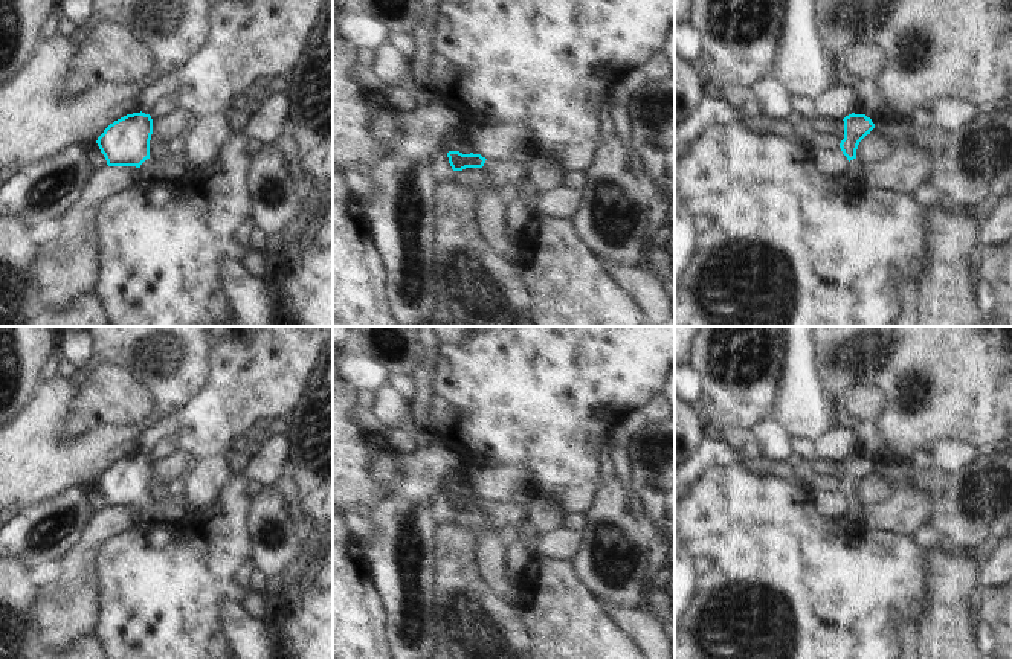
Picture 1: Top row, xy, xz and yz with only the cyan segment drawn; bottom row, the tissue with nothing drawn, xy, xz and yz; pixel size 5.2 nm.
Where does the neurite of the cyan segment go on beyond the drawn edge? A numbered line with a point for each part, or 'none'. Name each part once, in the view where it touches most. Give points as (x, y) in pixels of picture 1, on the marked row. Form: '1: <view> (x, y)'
1: xy (164, 171)

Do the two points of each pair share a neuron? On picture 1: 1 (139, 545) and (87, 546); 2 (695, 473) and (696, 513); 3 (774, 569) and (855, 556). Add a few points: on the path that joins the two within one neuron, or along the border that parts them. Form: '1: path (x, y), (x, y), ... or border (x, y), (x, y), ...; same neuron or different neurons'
1: border (132, 527), (115, 534), (101, 546), (98, 581); different neurons
2: border (725, 466), (710, 467), (693, 485); different neurons
3: path (794, 569), (835, 569); same neuron

